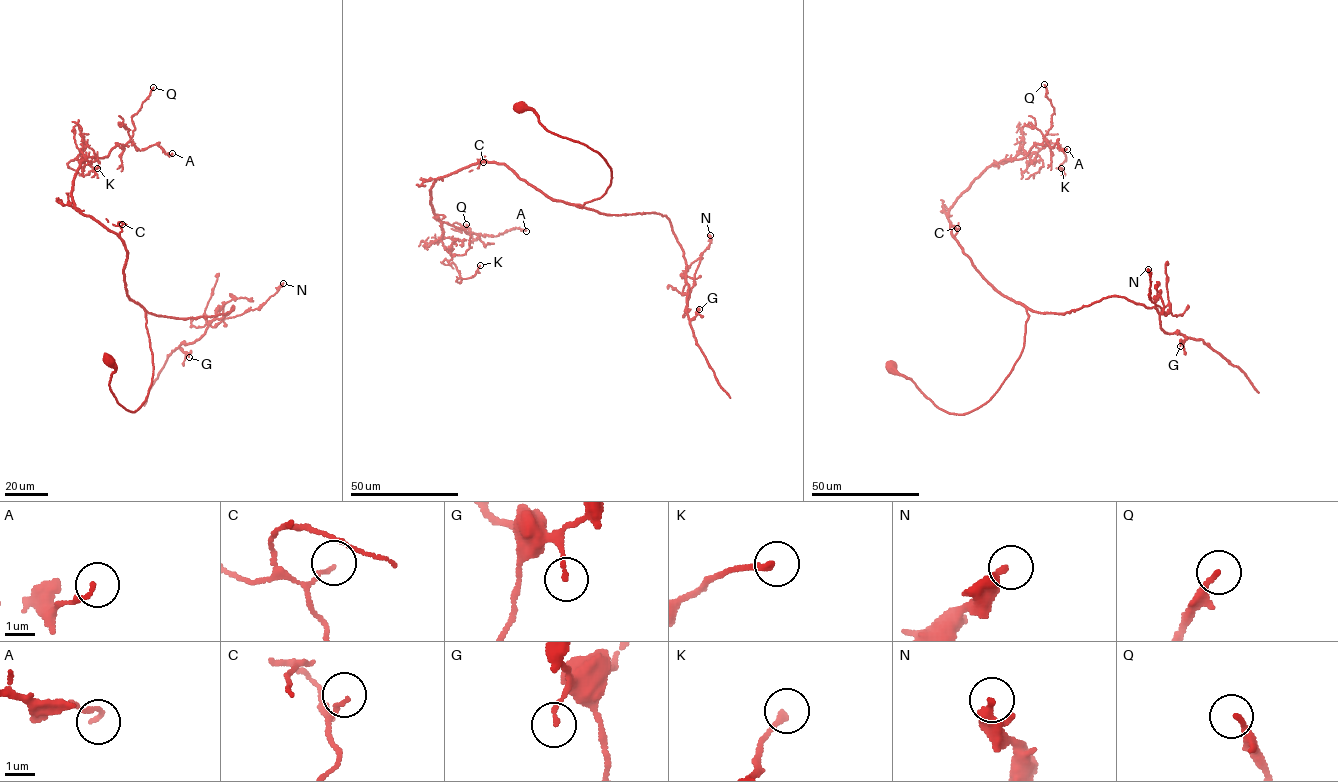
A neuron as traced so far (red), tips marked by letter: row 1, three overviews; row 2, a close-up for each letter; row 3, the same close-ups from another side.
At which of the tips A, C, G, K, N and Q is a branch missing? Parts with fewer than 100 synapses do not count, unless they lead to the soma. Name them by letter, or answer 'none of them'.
none of them

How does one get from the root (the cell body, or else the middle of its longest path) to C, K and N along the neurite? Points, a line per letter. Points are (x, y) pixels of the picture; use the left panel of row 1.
C: (110, 361), (112, 392), (135, 412), (151, 385), (153, 355), (145, 311), (125, 287), (122, 224)
K: (110, 361), (135, 412), (145, 311), (123, 242), (75, 208), (83, 140), (68, 166), (97, 168)
N: (110, 361), (135, 412), (153, 372), (145, 310), (233, 306), (205, 316), (214, 327), (283, 283)

